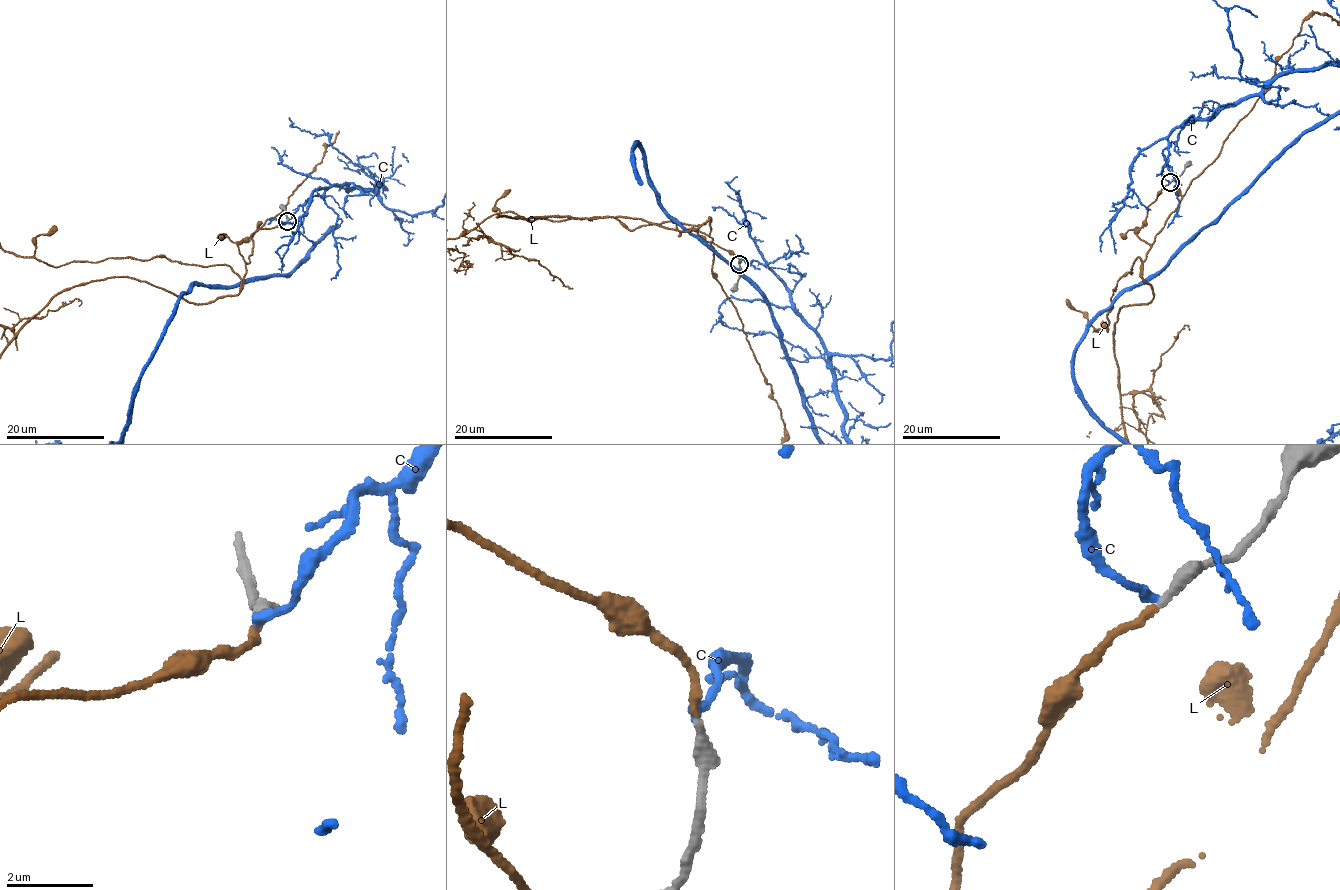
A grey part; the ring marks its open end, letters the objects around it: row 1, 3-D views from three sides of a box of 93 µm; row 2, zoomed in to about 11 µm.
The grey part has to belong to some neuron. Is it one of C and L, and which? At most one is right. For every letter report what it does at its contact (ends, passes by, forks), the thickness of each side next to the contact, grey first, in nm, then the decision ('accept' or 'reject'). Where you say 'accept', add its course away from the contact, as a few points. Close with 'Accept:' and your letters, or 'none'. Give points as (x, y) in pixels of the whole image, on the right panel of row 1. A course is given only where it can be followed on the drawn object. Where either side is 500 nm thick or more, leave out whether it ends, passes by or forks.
C: it ends; calibres 320 and 200 nm; reject
L: it ends; calibres 240 and 180 nm; accept
Accept: L

